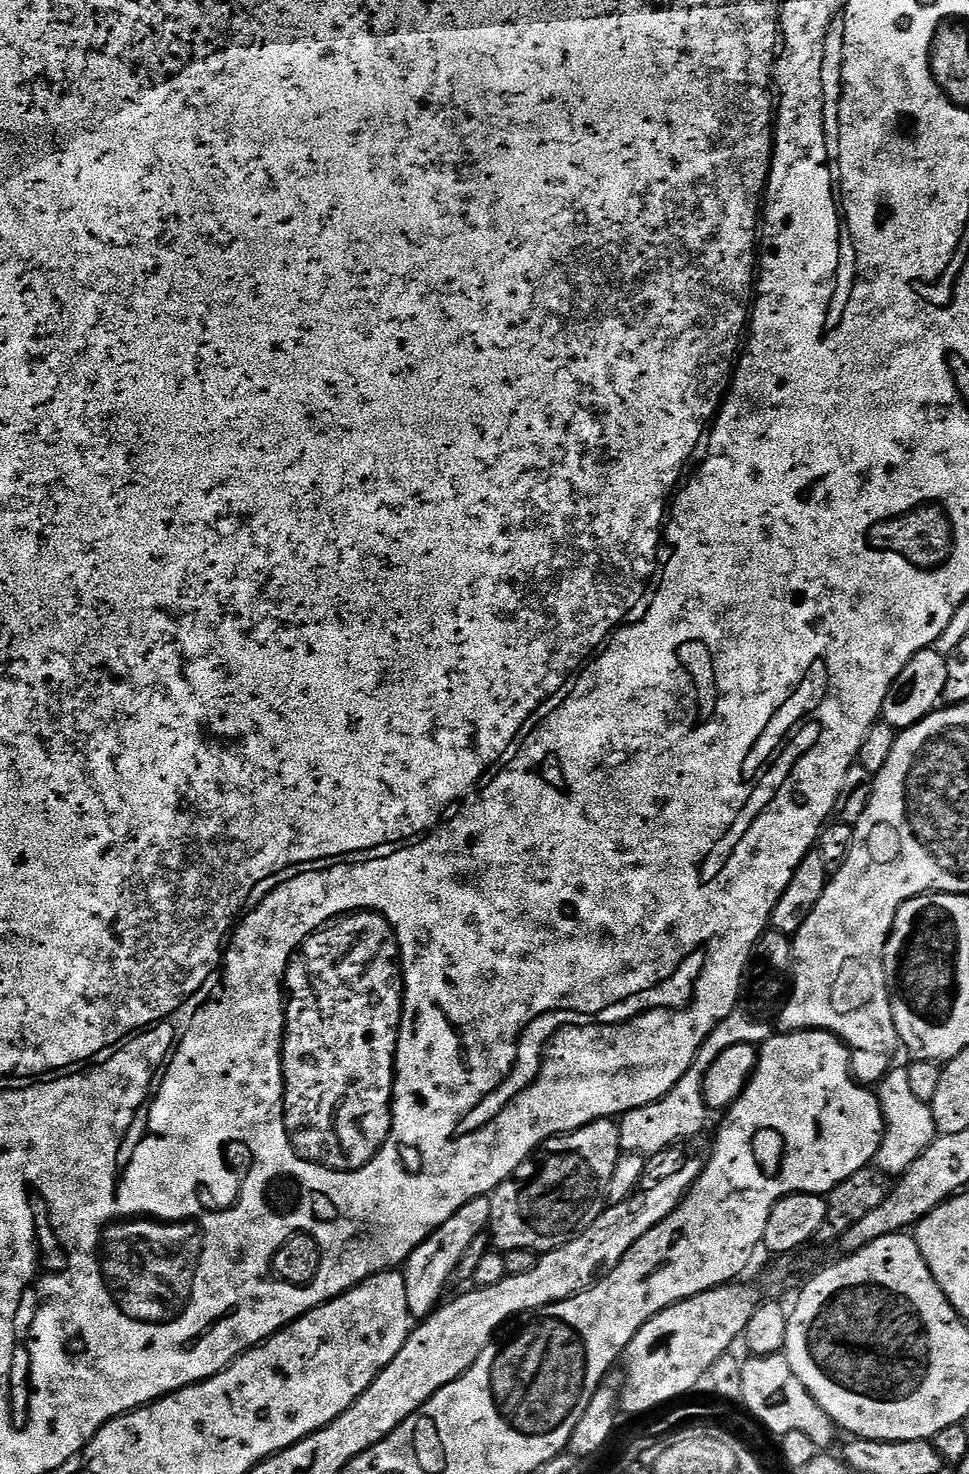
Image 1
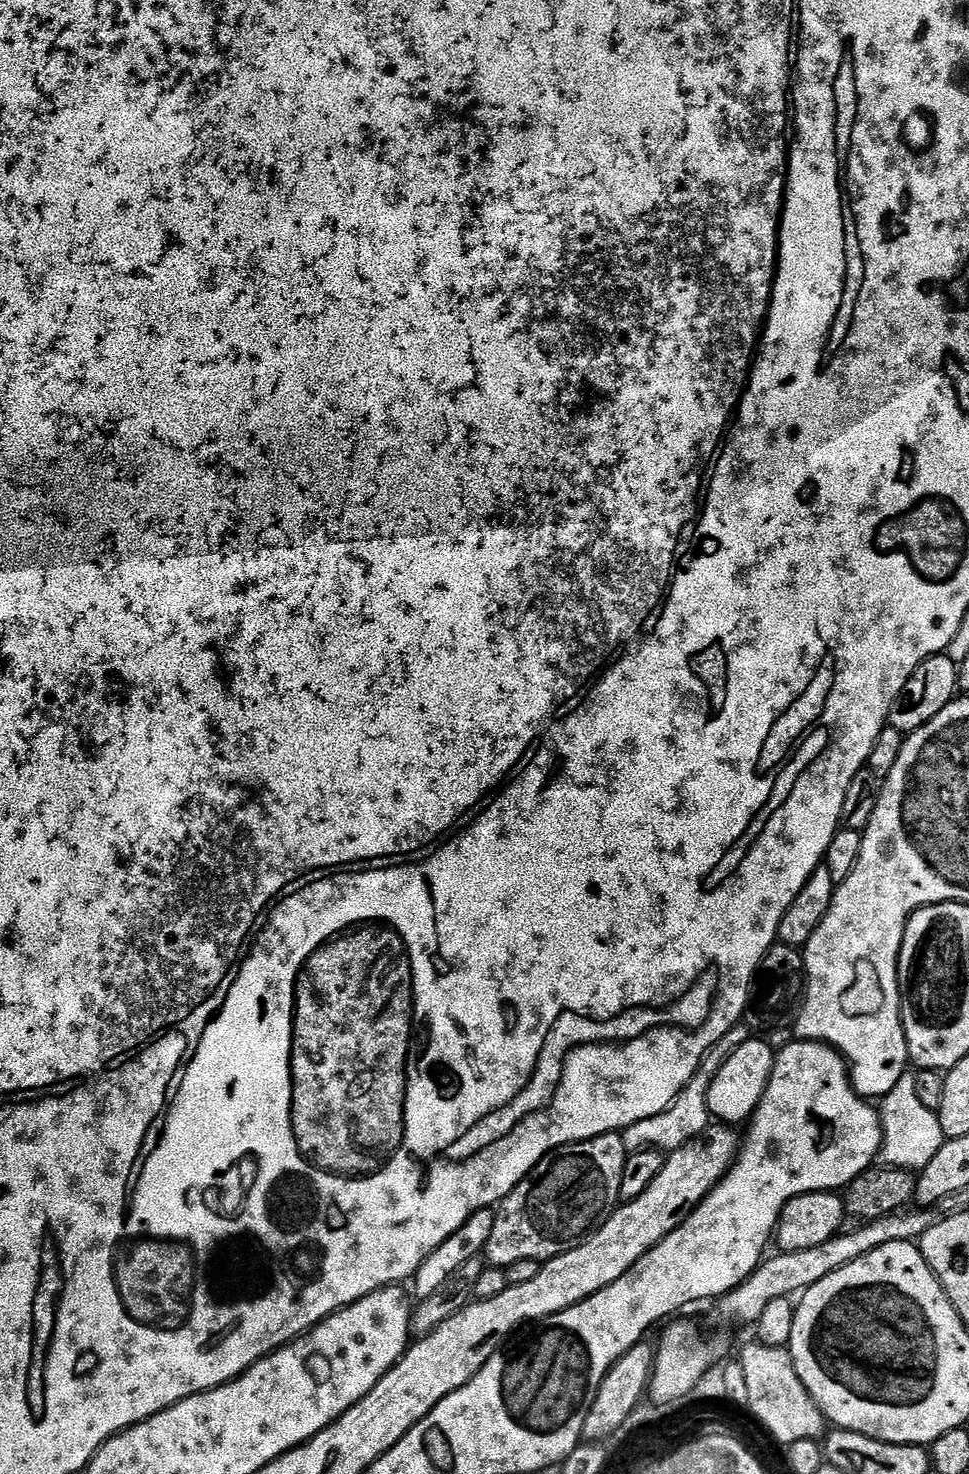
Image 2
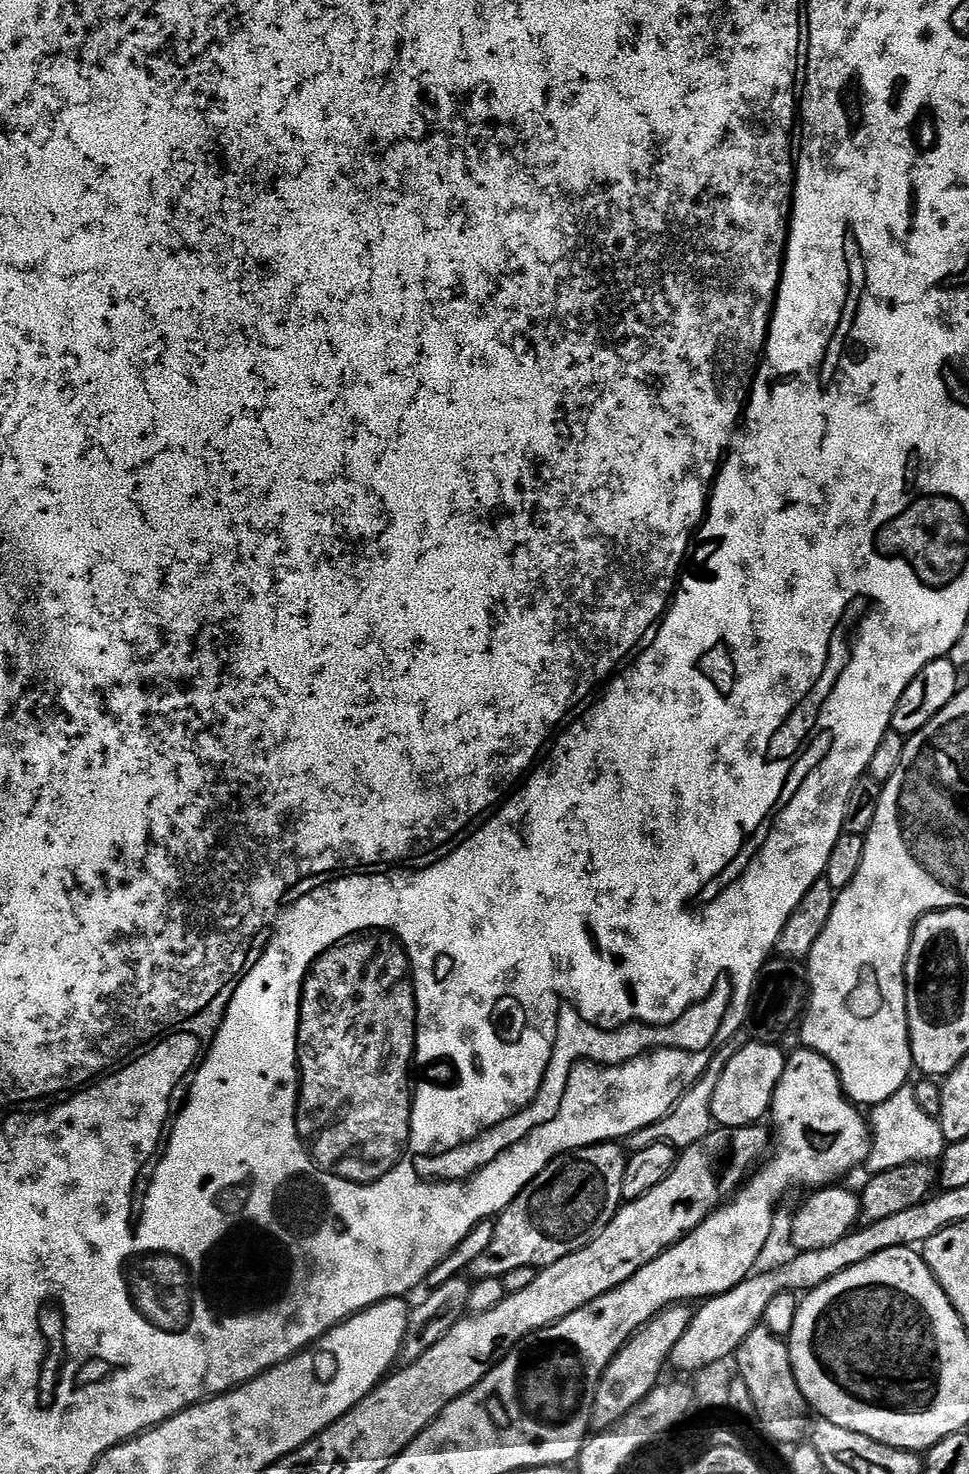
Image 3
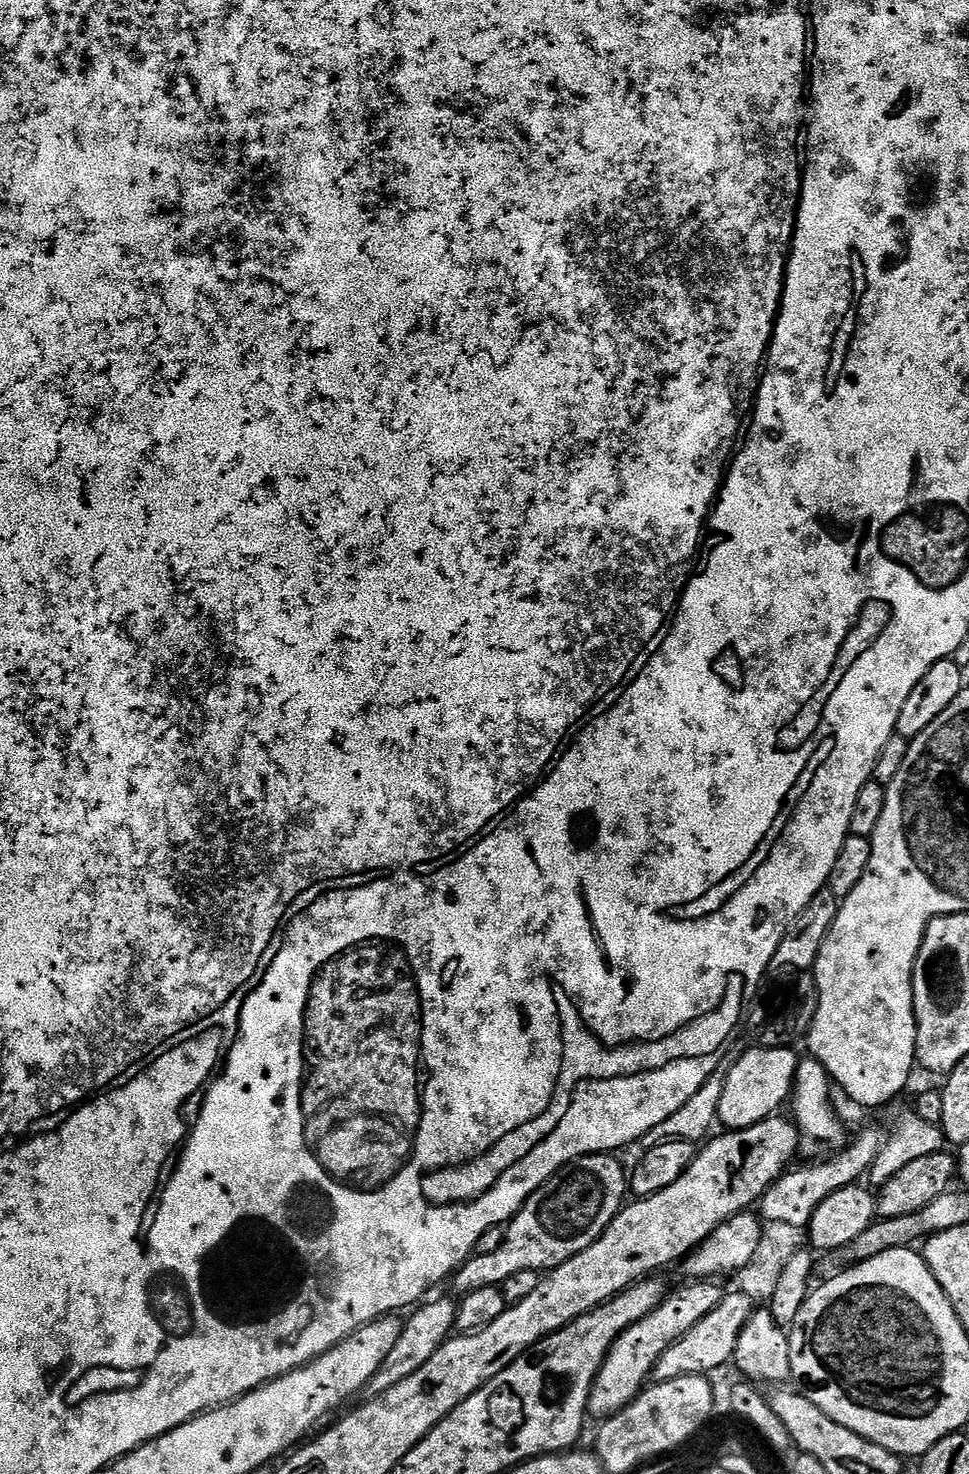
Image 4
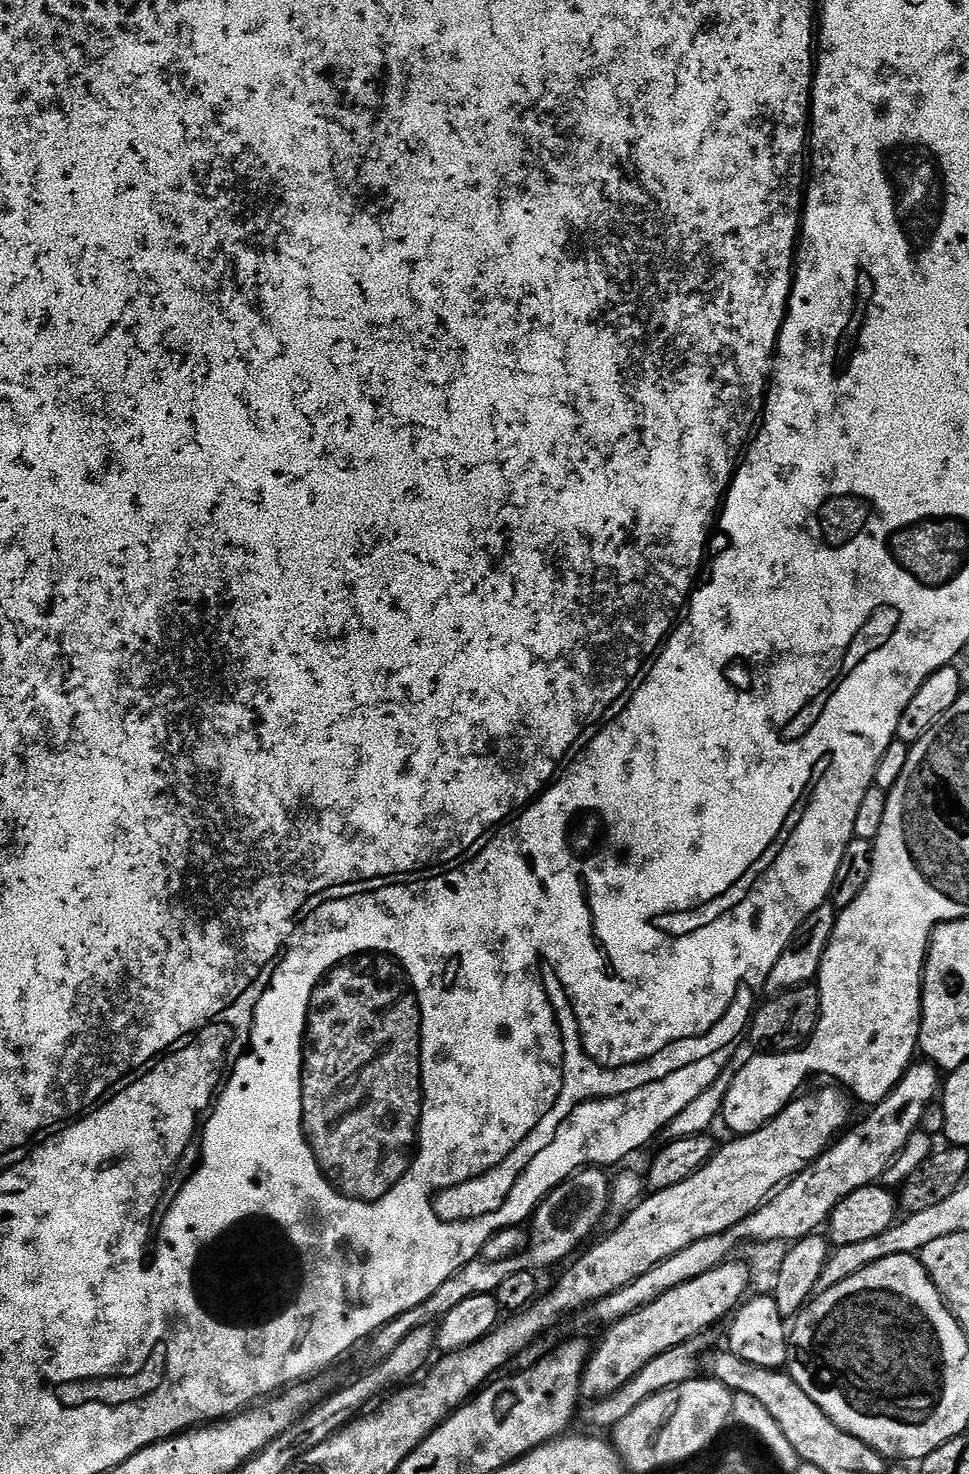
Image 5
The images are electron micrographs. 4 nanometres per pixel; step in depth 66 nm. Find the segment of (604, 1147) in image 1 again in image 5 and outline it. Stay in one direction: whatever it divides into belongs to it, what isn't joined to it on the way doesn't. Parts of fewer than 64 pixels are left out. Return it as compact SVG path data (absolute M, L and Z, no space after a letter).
M589 1166L580 1168L569 1180L563 1180L533 1212L530 1221L532 1232L530 1228L526 1236L526 1247L519 1254L502 1262L486 1262L482 1258L470 1261L462 1266L462 1270L458 1270L458 1274L454 1274L454 1278L446 1278L446 1282L442 1282L442 1286L438 1286L438 1290L434 1290L434 1294L426 1298L426 1302L422 1302L422 1306L414 1306L414 1310L403 1312L401 1316L382 1326L370 1340L372 1360L385 1360L387 1356L394 1354L398 1346L402 1346L402 1338L406 1338L410 1330L418 1330L439 1321L441 1316L450 1314L454 1306L466 1302L466 1298L474 1298L478 1294L495 1294L498 1286L502 1286L503 1280L510 1278L510 1274L552 1268L555 1264L563 1265L569 1258L575 1257L597 1235L596 1227L603 1225L608 1215L612 1186L610 1176L604 1172L607 1171L603 1167Z

